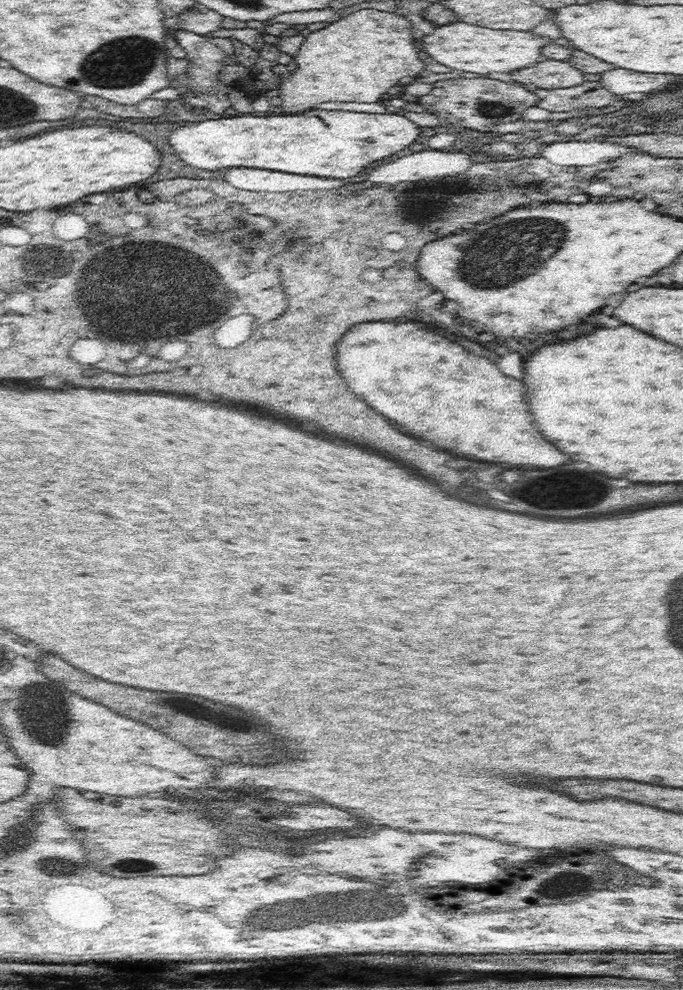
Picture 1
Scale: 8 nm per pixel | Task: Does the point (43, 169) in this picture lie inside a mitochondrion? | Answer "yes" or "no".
no

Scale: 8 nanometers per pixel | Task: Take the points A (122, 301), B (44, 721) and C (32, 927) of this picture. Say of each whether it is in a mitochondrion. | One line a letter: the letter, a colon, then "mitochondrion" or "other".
A: mitochondrion
B: mitochondrion
C: other

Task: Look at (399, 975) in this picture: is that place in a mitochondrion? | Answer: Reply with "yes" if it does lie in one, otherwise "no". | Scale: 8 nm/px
no

